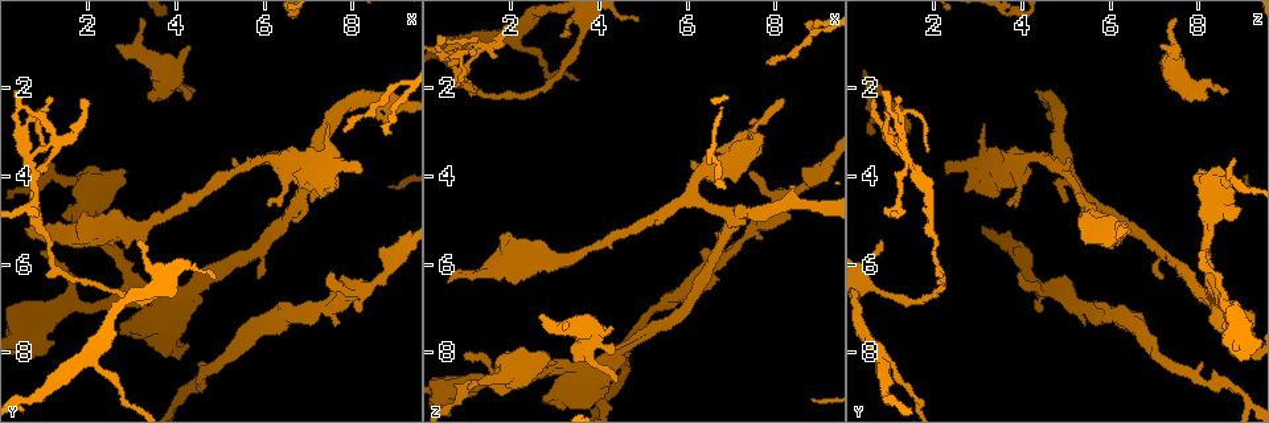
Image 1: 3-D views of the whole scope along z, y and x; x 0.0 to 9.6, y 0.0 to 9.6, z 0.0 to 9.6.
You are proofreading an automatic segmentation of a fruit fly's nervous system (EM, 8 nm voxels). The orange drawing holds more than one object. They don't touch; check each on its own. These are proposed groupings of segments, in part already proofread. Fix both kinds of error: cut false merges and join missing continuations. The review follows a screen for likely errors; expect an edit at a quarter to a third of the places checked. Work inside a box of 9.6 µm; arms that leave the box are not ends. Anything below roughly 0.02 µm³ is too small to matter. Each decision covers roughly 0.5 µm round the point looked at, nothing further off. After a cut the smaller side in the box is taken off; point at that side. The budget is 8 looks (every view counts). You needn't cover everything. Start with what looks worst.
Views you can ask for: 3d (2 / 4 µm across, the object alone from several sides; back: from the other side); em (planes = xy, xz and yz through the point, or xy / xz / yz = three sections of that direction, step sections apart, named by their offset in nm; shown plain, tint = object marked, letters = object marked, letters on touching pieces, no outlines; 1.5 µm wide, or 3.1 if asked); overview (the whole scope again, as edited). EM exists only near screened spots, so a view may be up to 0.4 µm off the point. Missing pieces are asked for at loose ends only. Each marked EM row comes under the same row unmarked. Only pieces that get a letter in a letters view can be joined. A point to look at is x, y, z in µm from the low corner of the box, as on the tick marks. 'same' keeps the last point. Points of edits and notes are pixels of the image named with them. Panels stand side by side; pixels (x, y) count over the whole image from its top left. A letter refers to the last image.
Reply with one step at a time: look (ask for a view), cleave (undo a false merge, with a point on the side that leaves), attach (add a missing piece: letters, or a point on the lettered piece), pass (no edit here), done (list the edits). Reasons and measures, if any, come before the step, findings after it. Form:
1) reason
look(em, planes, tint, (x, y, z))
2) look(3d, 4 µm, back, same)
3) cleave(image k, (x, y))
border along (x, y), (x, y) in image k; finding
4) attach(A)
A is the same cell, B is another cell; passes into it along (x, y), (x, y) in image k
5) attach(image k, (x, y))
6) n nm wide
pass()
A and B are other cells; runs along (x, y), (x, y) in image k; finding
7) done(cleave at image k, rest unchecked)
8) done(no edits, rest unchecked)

look(em, planes, letters, (3.45, 2.25, 8.15))

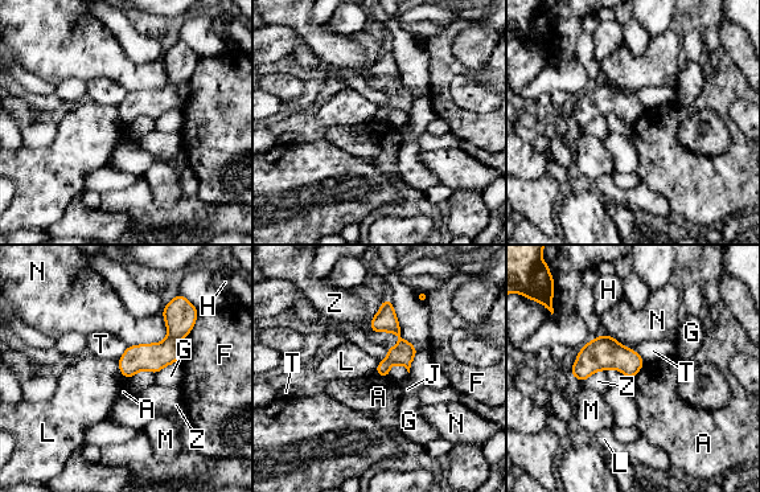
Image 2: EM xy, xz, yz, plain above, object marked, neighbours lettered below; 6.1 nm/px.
pass()
A, F, G, H, J, L, M, N, T and Z are other cells; border along (645, 363), (632, 380) in image 2; no lettered piece goes on from it

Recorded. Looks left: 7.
an open end
look(em, planes, letters, (2.75, 1.05, 7.20))

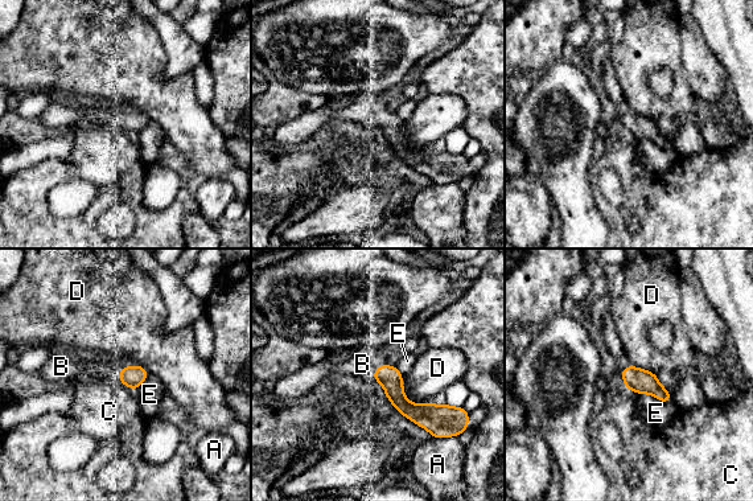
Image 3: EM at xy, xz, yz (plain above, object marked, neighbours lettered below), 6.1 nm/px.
attach(B)
B is the same cell, A, C, D and E are other cells; the neuron continues

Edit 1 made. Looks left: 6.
branch stops here
look(em, xz, step 8, tint, (7.15, 4.60, 5.00))

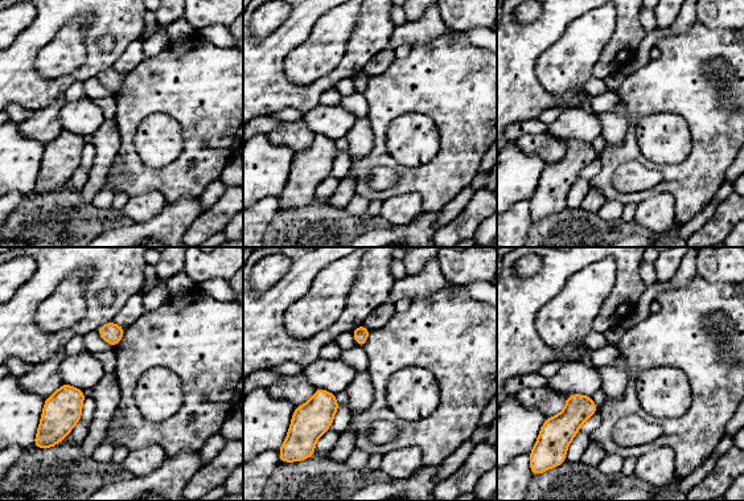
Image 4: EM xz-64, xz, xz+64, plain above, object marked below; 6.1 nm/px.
cut it another way
look(em, planes, letters, same)

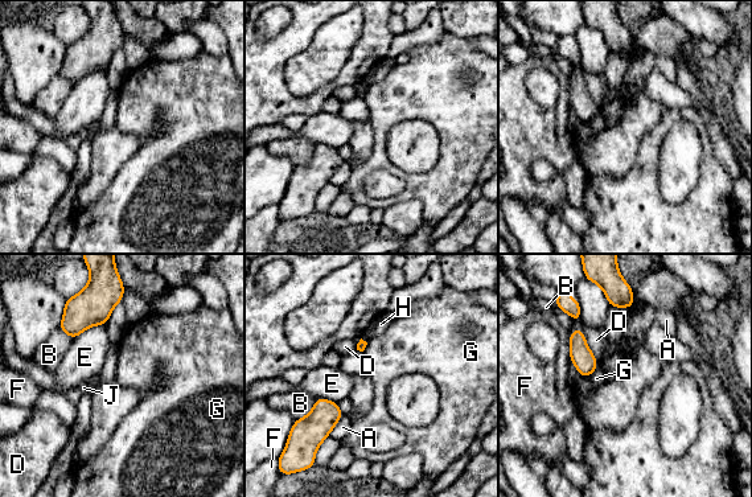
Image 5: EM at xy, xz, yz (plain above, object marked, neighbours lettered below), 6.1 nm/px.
pass()
A, B, D, E, F, G, H and J are other cells; no lettered piece goes on from it

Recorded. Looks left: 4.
abrupt turn
look(3d, 4 µm, (0.75, 4.65, 1.15))

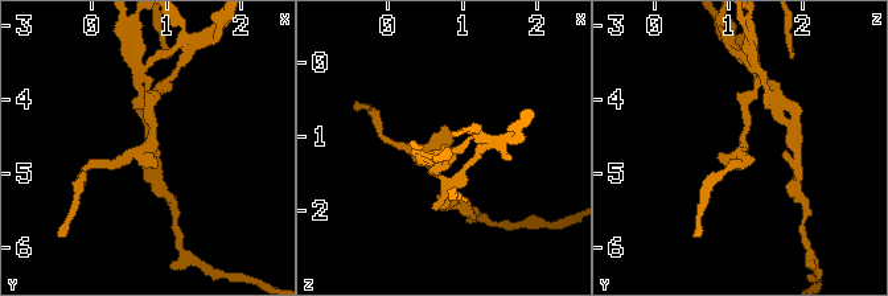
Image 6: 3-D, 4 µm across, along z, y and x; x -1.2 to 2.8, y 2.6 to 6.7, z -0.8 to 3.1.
need the tissue
look(em, xy, step 8, tint, (0.80, 4.60, 1.20))

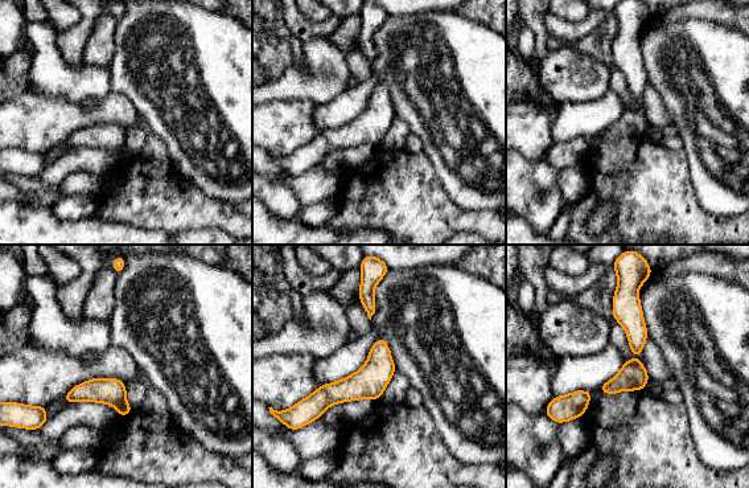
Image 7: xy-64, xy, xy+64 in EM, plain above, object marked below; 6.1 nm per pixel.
look(em, planes, letters, same)

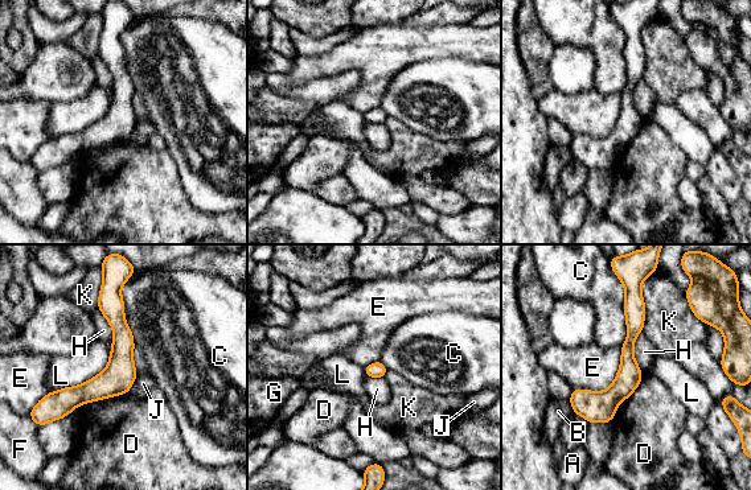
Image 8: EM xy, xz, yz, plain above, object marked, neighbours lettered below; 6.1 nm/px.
pass()
A, B, C, D, E, F, G, H, J, K and L are other cells; runs along (114, 292), (120, 363), (56, 416) in image 8; continuous, no second neuron

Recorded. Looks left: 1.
done(attach at image 3, rest unchecked)

